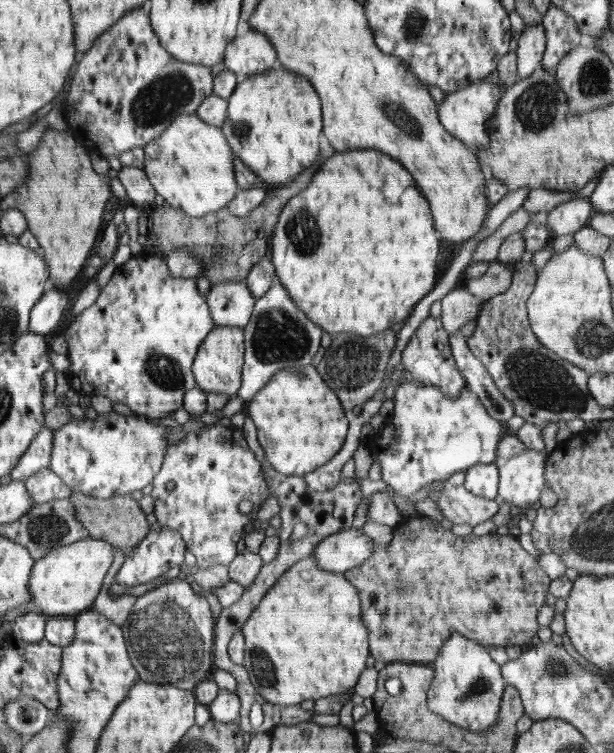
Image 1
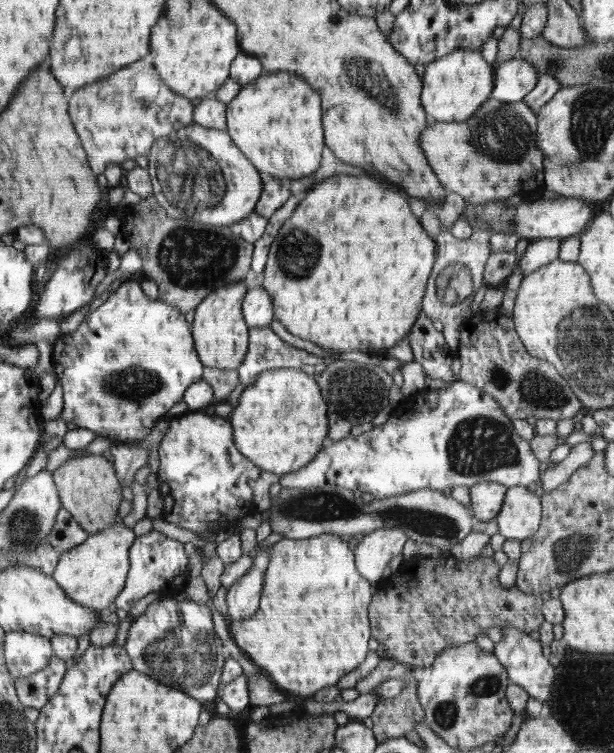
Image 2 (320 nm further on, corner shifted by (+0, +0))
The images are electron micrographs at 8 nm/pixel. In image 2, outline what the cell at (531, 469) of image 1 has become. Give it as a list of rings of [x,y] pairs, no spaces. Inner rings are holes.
[[[510,486],[498,516],[498,532],[506,540],[530,538],[541,523],[541,497],[536,496],[526,486]]]

